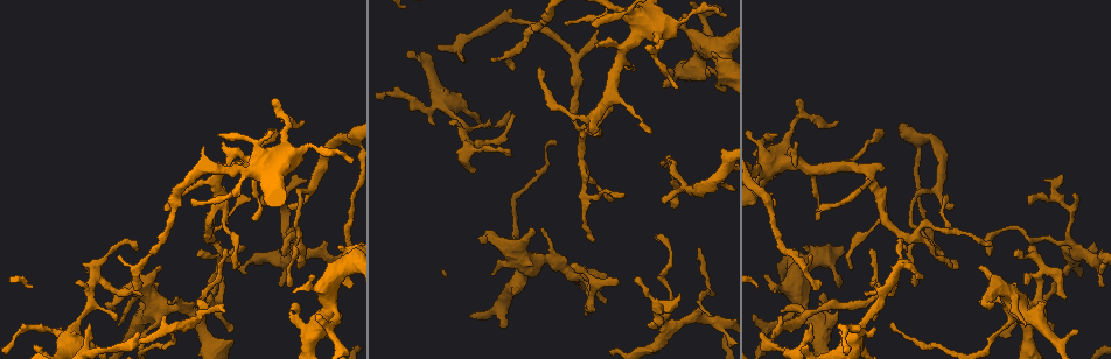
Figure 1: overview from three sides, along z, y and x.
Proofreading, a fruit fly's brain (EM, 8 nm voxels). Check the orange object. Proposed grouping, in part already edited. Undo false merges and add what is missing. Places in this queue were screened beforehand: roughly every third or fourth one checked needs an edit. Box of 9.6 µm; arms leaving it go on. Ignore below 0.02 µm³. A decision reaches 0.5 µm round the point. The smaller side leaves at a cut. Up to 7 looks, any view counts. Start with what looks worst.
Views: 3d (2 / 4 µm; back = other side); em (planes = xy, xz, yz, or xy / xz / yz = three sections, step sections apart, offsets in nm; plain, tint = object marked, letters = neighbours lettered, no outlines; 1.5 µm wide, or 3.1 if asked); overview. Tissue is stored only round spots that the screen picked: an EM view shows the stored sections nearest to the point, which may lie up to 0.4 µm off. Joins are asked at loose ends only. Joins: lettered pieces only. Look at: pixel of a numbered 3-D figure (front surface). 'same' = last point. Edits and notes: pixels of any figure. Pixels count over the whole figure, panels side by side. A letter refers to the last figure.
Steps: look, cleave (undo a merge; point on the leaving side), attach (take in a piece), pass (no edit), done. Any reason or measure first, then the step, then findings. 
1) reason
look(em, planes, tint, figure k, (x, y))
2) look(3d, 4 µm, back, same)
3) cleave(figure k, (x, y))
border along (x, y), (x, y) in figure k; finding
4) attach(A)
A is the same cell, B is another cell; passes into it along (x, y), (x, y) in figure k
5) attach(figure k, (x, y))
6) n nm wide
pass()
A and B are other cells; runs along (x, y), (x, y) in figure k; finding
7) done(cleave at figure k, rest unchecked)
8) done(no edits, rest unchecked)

free end
look(3d, 2 µm, figure 1, (77, 280))

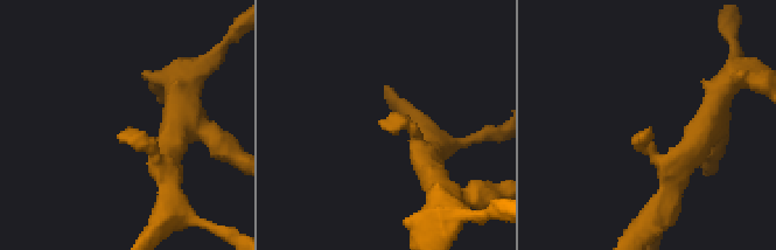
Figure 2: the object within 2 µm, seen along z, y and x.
shape alone is not enough
look(em, planes, letters, figure 2, (379, 122))

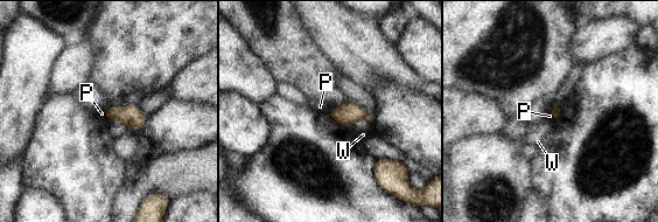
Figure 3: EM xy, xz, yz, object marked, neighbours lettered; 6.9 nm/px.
pass()
P and W are other cells; border along (333, 109), (328, 112) in figure 3; no lettered piece goes on from it

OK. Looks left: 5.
free end
look(3d, 4 µm, figure 1, (809, 324))

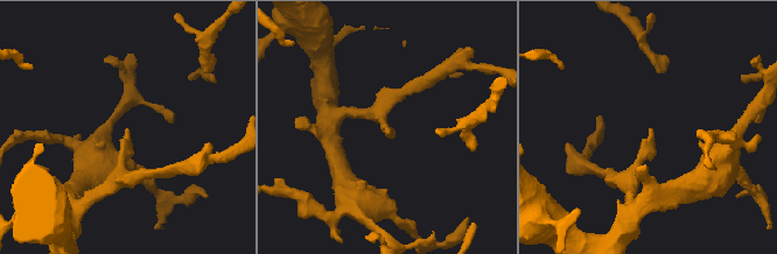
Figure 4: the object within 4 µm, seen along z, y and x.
now the EM
look(em, planes, letters, figure 4, (649, 128))

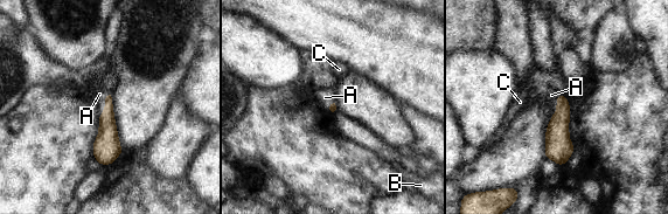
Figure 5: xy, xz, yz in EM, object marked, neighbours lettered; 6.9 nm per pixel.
attach(figure 5, (99, 94))
A is the same cell, B and C are other cells; passes into it along (106, 140), (105, 104), (99, 94) in figure 5; it goes on there

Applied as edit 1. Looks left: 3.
look(overview)

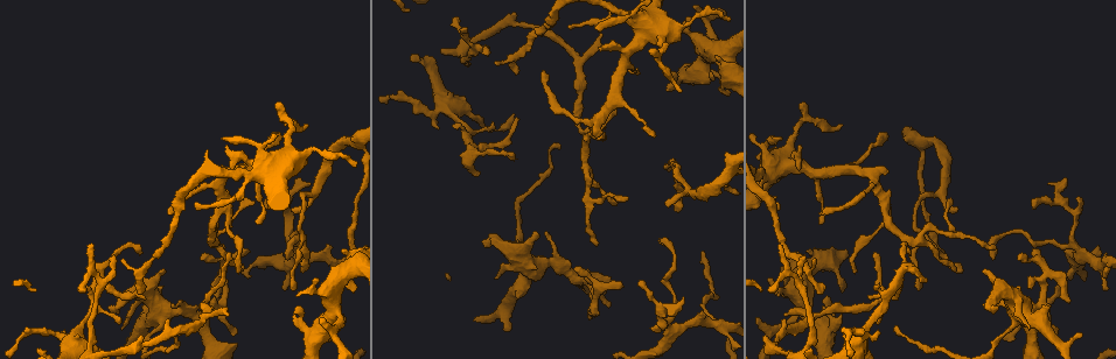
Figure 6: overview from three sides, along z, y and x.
free end
look(3d, 2 µm, back, figure 6, (609, 303))

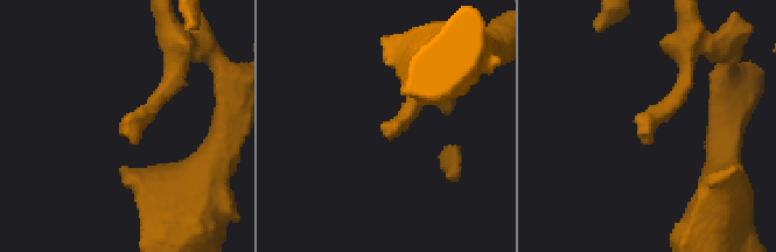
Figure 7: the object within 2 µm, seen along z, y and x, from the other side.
now the EM
look(em, planes, letters, figure 7, (651, 142))

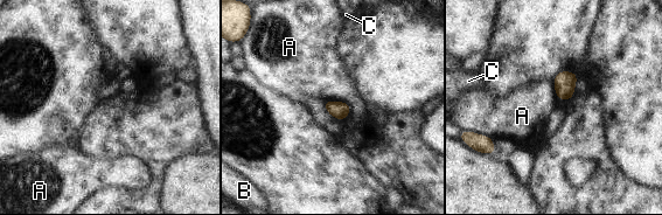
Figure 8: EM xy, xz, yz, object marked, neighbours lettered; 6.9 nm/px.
pass()
A, B and C are other cells; border along (325, 99), (346, 103), (346, 118) in figure 8; no lettered piece goes on from it

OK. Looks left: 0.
done(attach at figure 5, rest unchecked)

